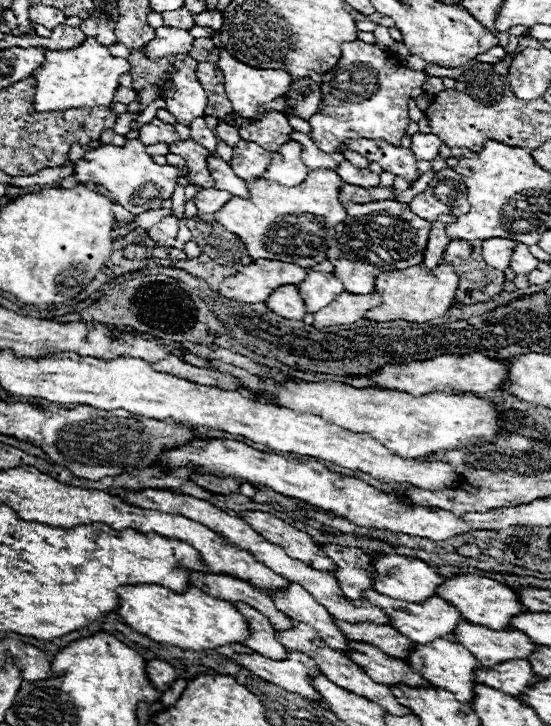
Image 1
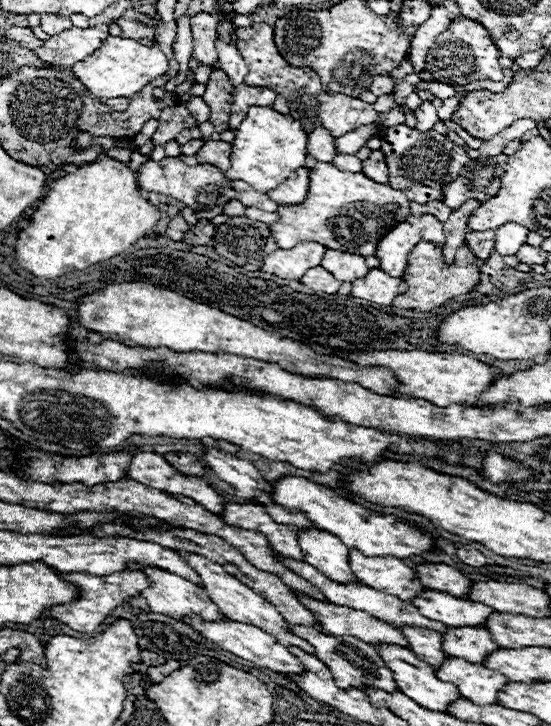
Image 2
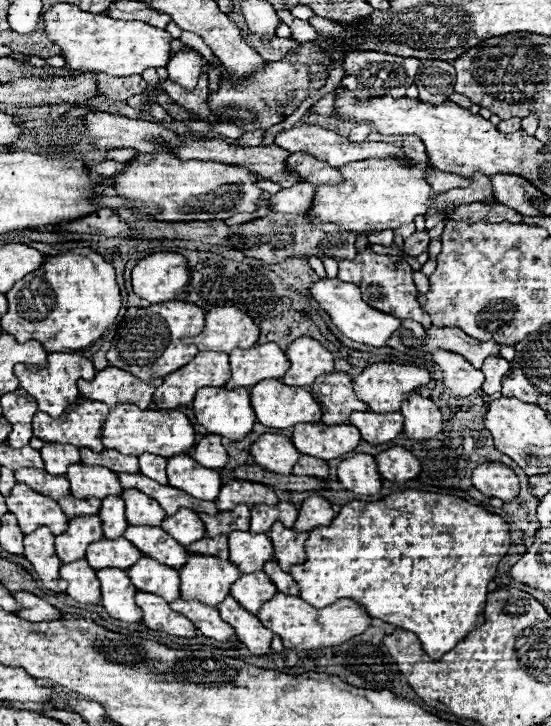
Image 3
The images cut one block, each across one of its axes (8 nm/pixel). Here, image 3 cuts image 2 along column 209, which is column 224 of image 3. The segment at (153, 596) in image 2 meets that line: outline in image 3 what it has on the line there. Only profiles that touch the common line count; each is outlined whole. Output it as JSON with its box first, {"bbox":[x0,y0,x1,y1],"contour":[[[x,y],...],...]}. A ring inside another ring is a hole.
{"bbox":[218,596,272,654],"contour":[[[226,596],[218,604],[218,612],[224,622],[228,622],[234,630],[236,636],[248,646],[252,654],[270,654],[270,640],[272,640],[272,630],[260,626],[260,620],[244,610],[232,596]]]}

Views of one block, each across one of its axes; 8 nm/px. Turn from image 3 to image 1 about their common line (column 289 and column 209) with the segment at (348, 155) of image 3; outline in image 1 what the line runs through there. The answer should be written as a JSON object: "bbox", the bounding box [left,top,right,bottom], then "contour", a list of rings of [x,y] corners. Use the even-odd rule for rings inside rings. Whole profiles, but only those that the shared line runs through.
{"bbox":[190,118,218,152],"contour":[[[194,118],[194,122],[190,124],[190,132],[192,132],[192,140],[194,140],[194,142],[202,144],[202,146],[204,146],[206,150],[210,150],[210,152],[216,150],[218,138],[216,138],[216,134],[206,126],[204,118]]]}

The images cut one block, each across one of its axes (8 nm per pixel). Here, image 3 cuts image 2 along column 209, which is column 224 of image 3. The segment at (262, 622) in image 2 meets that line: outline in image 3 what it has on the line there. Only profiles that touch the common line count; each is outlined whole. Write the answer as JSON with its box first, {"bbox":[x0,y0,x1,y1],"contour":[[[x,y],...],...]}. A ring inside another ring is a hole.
{"bbox":[178,554,240,606],"contour":[[[188,554],[178,574],[182,598],[196,598],[208,606],[218,606],[228,596],[228,586],[236,582],[240,570],[230,560]]]}

